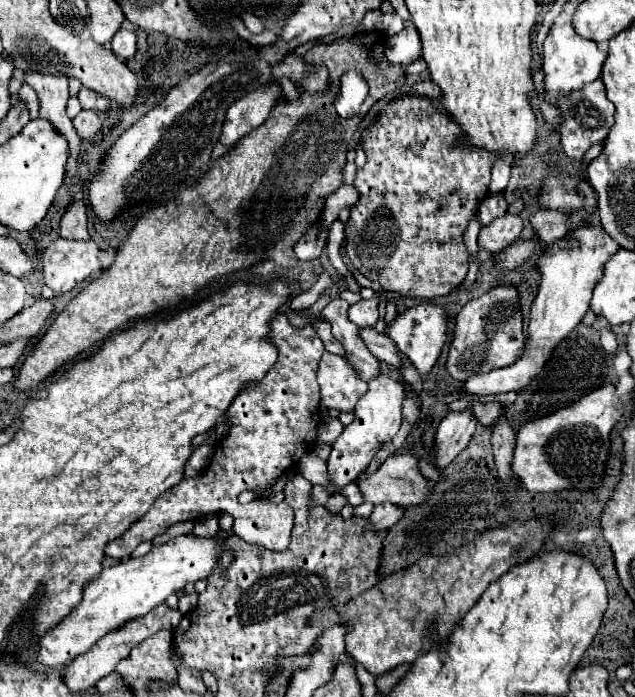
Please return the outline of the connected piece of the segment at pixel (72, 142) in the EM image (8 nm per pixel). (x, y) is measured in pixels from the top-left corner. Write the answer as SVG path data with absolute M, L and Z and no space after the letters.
M29 73L25 75L25 83L29 83L39 99L39 119L49 121L59 135L69 141L69 159L65 165L65 179L77 177L79 169L79 137L73 131L71 119L65 113L65 105L69 99L69 85L65 75L41 75Z

